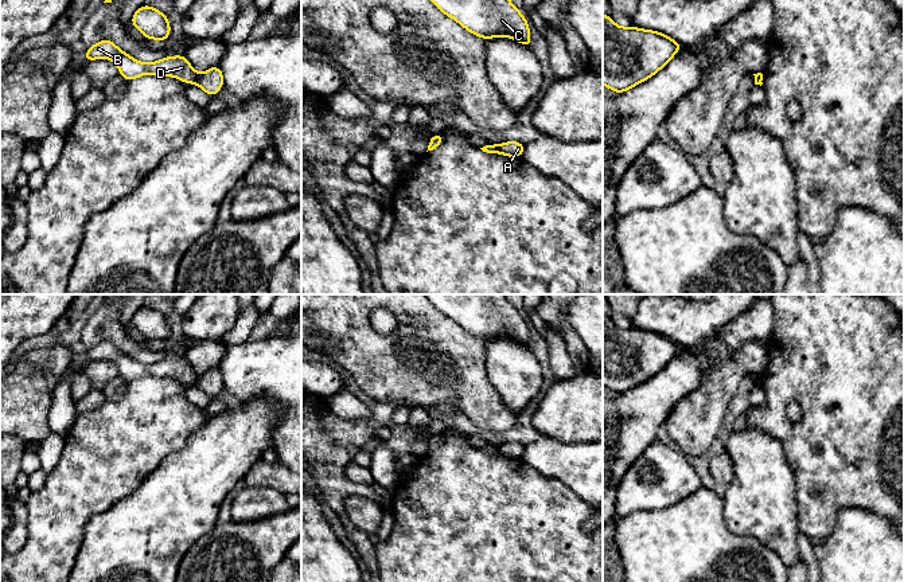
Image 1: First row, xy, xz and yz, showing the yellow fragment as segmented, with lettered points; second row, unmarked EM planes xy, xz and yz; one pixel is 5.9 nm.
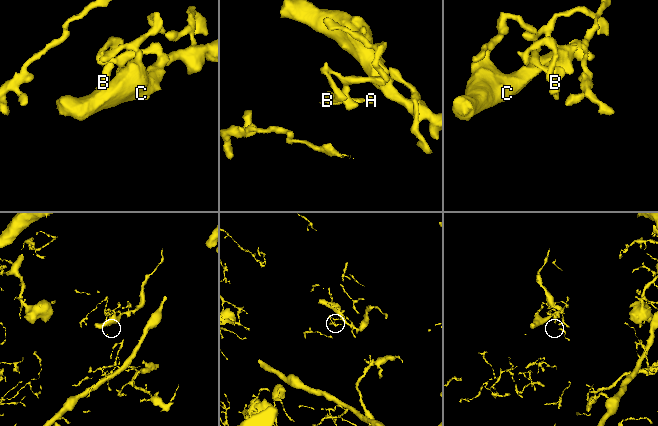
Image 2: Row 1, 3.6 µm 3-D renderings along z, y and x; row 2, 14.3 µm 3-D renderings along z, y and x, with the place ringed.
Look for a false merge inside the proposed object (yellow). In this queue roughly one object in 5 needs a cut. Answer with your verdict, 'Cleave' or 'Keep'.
Cleave

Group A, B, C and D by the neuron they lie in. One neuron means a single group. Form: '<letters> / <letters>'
A / B C D

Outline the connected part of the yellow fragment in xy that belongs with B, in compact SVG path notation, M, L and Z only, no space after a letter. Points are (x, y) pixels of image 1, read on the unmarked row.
M108 340L96 344L85 354L85 363L101 359L113 362L118 368L120 376L126 382L152 375L157 378L176 378L184 384L196 384L199 376L184 356L165 358L157 363L143 364Z

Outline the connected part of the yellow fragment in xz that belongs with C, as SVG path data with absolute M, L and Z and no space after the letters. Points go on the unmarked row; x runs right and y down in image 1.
M506 294L425 296L437 310L484 341L507 337L529 349L531 347L529 324Z

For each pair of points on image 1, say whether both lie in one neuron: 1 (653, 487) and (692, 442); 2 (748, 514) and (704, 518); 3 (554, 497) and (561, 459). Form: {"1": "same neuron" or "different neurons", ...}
{"1": "different neurons", "2": "different neurons", "3": "different neurons"}

